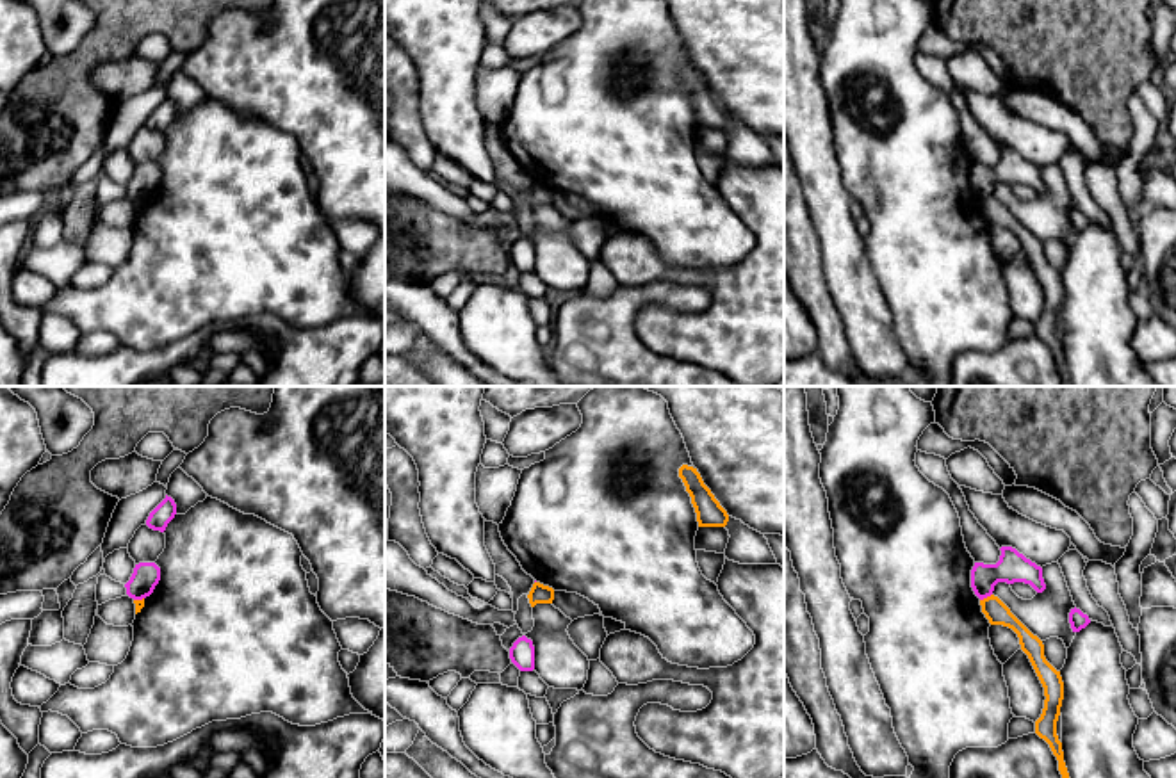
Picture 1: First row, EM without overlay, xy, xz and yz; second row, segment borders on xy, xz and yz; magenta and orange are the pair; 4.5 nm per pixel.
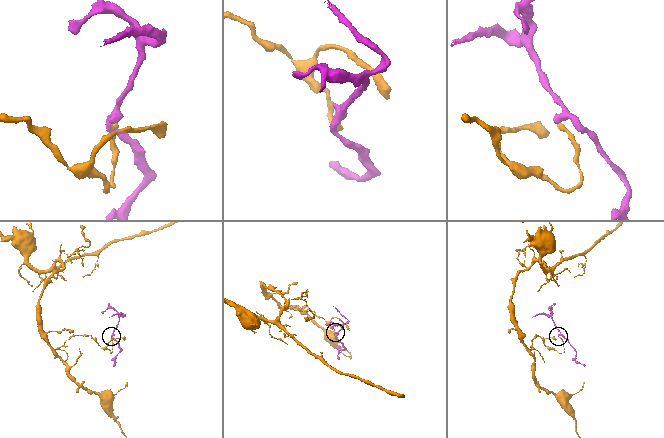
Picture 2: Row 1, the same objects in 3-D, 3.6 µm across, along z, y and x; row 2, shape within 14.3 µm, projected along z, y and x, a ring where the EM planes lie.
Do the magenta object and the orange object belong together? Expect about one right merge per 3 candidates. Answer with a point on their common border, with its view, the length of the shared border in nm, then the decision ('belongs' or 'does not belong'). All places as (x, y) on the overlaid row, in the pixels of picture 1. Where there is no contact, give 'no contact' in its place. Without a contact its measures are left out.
contact yz (986, 597); length 70 nm; does not belong

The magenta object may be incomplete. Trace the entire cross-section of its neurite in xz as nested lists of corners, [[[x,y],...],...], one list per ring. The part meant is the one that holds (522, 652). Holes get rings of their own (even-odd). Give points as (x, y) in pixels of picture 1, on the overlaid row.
[[[526,636],[519,637],[510,648],[510,659],[520,671],[535,669],[535,646]]]

